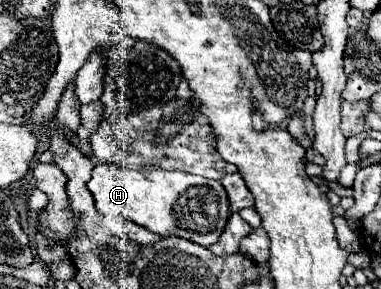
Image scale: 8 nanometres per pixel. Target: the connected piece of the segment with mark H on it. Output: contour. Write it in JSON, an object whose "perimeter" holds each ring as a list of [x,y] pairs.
{"perimeter":[[[98,164],[92,170],[88,190],[92,192],[96,210],[102,216],[126,218],[154,234],[180,236],[206,248],[220,238],[230,216],[230,200],[224,186],[218,180],[206,180],[186,172],[168,172],[160,168],[128,170]]]}

